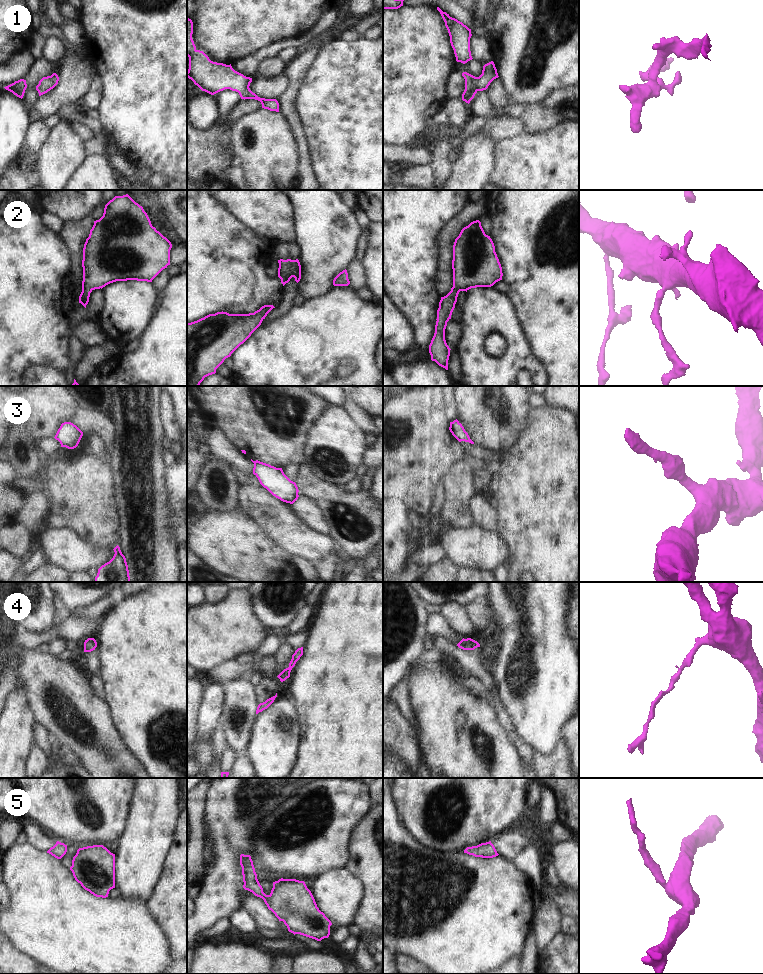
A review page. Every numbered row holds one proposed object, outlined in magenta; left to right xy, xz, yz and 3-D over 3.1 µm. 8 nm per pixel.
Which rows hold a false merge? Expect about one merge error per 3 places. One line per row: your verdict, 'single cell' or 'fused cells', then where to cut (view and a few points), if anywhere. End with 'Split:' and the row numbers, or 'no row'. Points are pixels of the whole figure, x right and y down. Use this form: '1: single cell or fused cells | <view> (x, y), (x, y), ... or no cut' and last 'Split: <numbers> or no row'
1: single cell | no cut
2: single cell | no cut
3: single cell | no cut
4: single cell | no cut
5: single cell | no cut
Split: no row

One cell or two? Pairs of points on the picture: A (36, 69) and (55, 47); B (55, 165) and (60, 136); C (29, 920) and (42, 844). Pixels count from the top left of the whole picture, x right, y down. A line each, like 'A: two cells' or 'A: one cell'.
A: two cells
B: one cell
C: two cells

